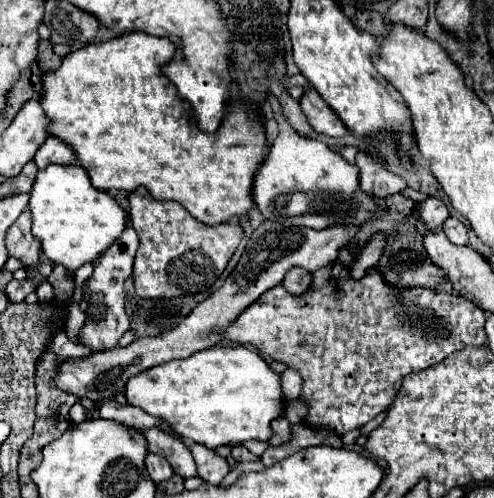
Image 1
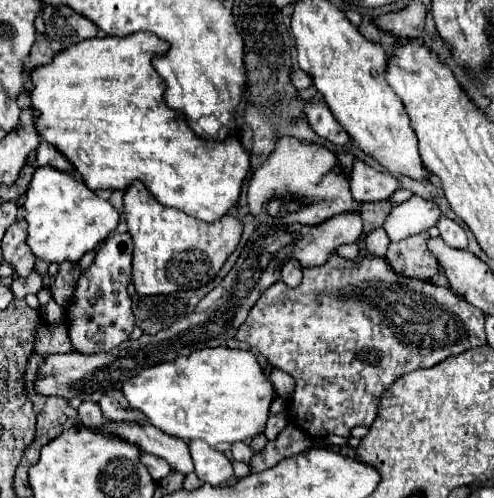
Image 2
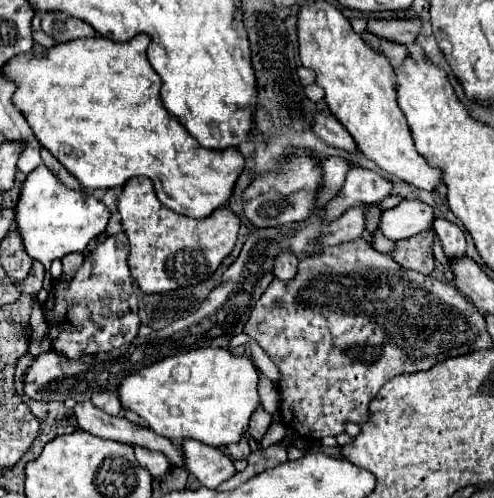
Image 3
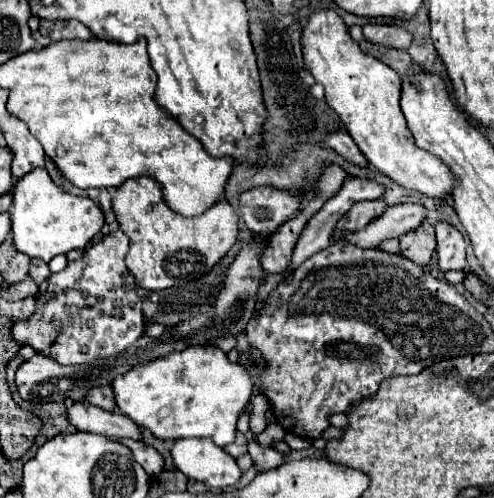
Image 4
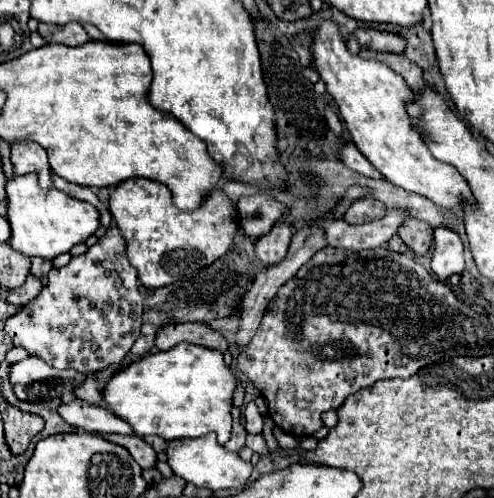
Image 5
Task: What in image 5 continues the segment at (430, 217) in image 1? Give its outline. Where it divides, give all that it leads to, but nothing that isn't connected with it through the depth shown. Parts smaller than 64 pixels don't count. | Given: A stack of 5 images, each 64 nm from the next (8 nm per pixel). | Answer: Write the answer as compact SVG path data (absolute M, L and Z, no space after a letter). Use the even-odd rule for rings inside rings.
M390 210L384 218L374 220L370 224L352 226L344 220L324 222L324 232L330 246L348 248L348 250L364 250L364 248L380 248L384 246L408 220L410 214L406 210Z

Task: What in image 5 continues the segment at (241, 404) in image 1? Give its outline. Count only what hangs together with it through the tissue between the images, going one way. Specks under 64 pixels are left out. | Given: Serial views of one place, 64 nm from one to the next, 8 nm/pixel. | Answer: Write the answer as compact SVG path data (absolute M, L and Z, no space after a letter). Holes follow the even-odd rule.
M180 342L174 348L166 352L152 352L144 358L136 360L134 364L128 364L124 370L120 370L104 390L104 402L110 406L114 414L118 414L122 420L126 420L138 436L156 434L164 440L176 440L176 438L198 438L208 432L214 432L218 436L218 444L226 444L230 440L232 432L232 408L234 408L234 390L238 388L240 378L232 372L232 368L226 366L224 354L220 350L210 350L198 344Z

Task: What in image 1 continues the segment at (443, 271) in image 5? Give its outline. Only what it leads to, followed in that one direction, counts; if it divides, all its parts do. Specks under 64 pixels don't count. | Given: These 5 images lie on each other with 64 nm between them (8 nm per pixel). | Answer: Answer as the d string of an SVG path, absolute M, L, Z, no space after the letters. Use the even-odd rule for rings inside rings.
M448 218L444 222L444 232L452 244L468 244L468 228L458 218Z

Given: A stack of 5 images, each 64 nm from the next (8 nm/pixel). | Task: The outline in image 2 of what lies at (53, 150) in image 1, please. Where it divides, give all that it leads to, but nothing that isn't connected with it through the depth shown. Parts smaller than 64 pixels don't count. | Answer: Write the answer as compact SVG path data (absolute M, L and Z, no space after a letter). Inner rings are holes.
M40 142L38 150L36 150L36 166L56 166L56 168L62 168L62 166L70 166L70 164L64 164L68 160L64 160L62 156L58 156L56 148L52 148L52 144L48 142Z

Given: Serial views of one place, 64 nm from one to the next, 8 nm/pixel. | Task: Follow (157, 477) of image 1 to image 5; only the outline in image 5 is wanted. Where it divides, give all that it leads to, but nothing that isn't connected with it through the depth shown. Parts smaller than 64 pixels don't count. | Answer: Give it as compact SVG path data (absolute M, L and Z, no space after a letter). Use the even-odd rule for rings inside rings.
M112 434L112 436L106 436L108 440L124 446L132 458L146 470L146 468L154 468L156 466L156 452L152 446L148 446L140 436L118 436L118 434Z

